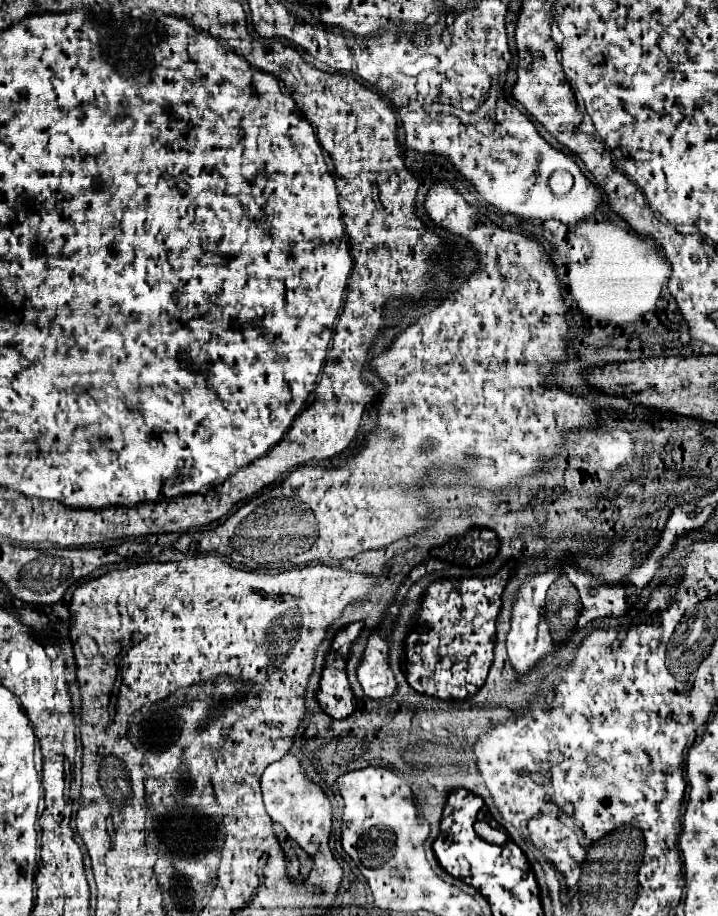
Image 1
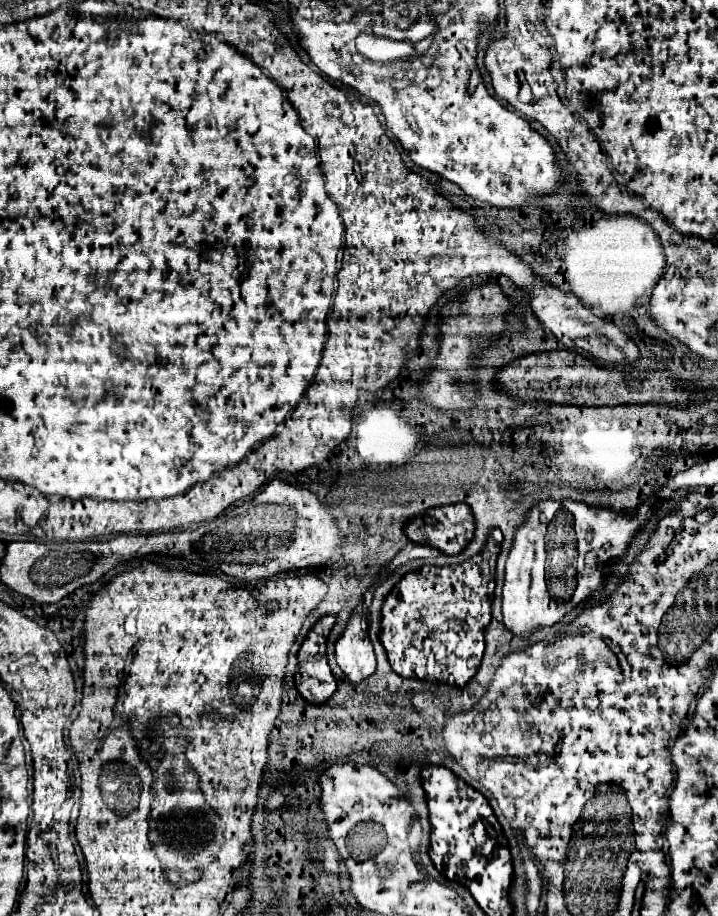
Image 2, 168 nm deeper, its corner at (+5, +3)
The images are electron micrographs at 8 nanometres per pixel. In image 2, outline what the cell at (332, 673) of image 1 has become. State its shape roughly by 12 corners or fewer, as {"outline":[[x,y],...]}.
{"outline":[[322,616],[298,650],[298,692],[314,704],[336,692],[326,660],[334,616]]}

